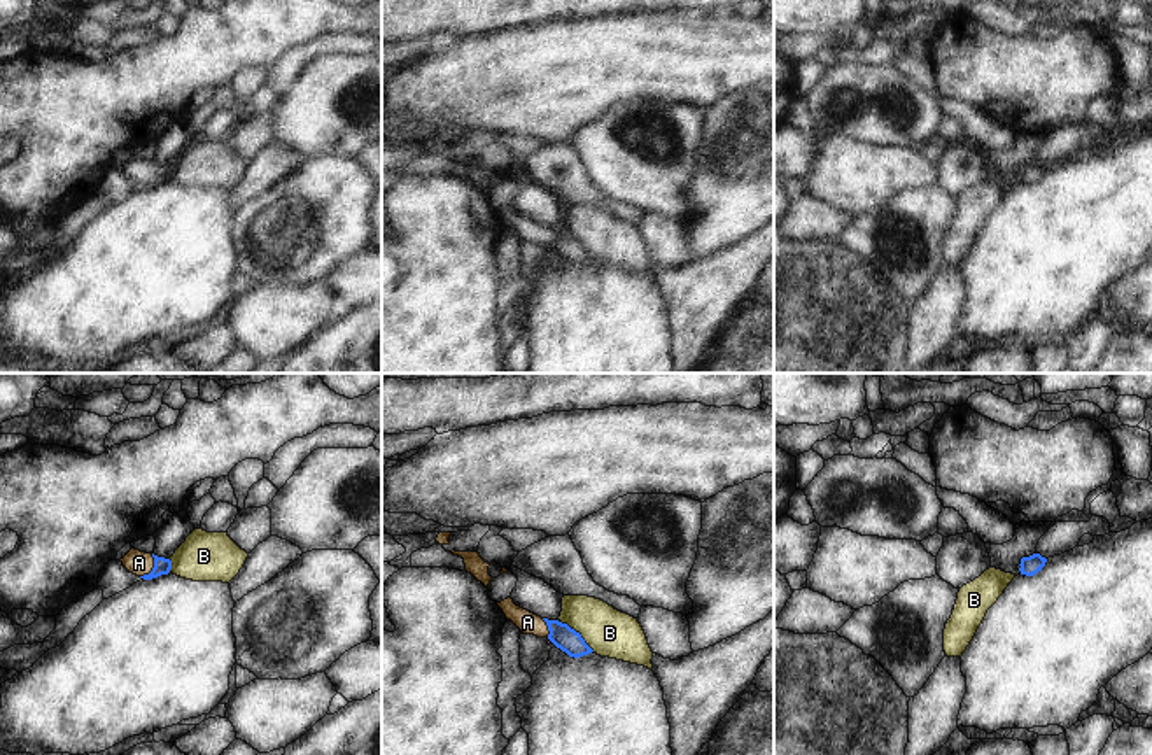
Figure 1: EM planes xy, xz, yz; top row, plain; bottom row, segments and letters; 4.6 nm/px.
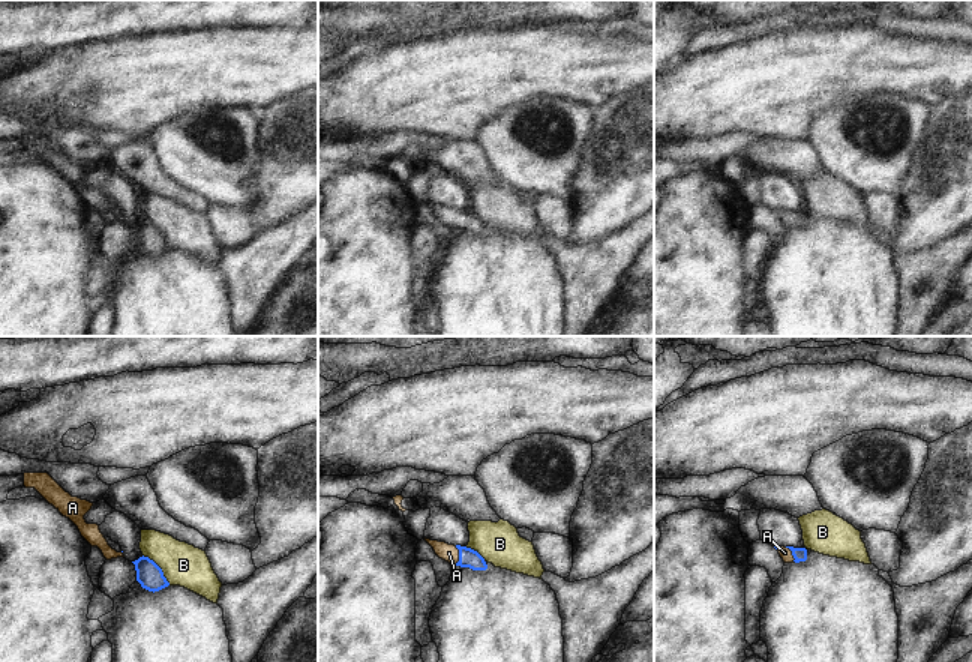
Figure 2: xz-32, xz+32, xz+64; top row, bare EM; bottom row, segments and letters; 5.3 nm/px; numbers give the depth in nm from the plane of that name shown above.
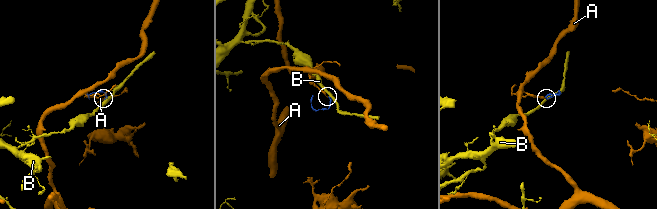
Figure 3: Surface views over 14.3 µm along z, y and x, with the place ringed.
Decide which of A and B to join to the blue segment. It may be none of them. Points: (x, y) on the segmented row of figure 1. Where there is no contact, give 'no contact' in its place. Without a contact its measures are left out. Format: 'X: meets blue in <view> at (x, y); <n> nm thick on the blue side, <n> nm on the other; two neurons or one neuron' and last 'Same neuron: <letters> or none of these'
A: meets blue in xy at (153, 568); 80 nm thick on the blue side, 110 nm on the other; one neuron
B: meets blue in xz at (578, 633); 110 nm thick on the blue side, 220 nm on the other; two neurons
Same neuron: A

